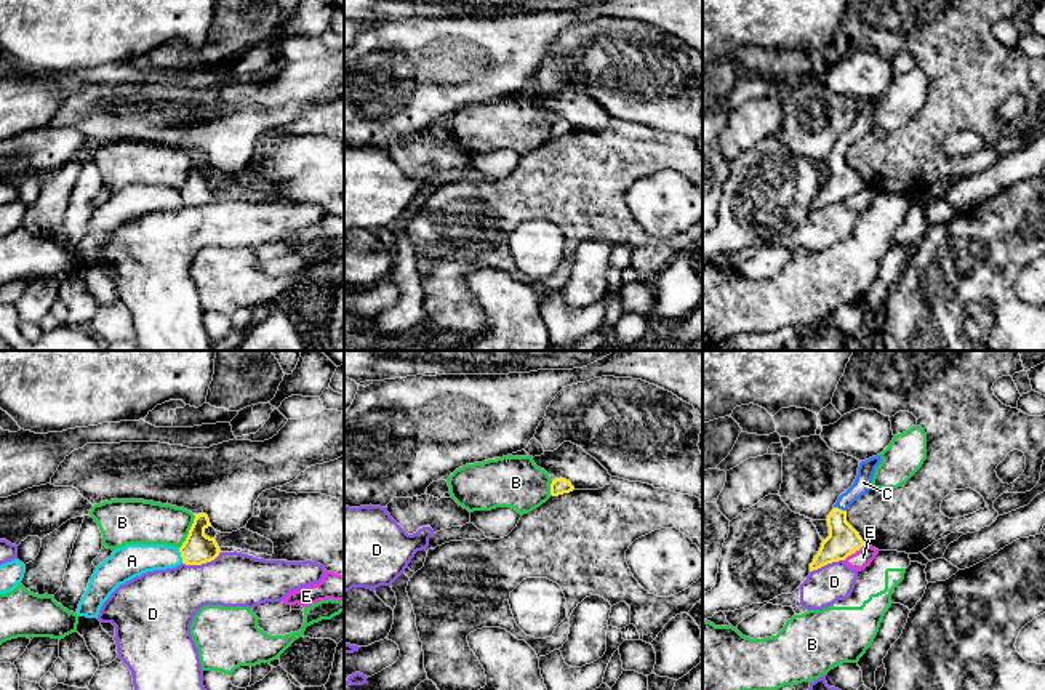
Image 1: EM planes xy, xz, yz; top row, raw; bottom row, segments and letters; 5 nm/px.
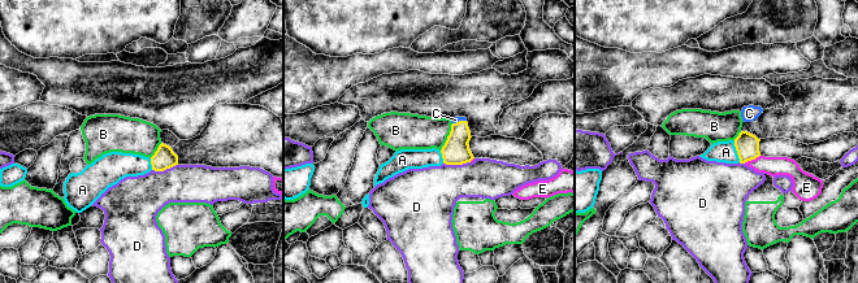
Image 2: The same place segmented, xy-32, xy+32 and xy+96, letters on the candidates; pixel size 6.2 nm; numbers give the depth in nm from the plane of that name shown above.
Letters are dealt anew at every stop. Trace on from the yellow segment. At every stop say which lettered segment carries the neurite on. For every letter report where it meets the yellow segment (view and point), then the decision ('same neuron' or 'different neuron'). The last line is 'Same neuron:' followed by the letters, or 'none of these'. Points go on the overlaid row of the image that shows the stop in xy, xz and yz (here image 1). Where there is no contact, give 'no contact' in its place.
A: meets yellow in xy at (181, 556); different neuron
B: meets yellow in xy at (189, 532); different neuron
C: meets yellow in yz at (840, 509); same neuron
D: meets yellow in xy at (202, 562); different neuron
E: meets yellow in yz at (853, 553); different neuron
Same neuron: C

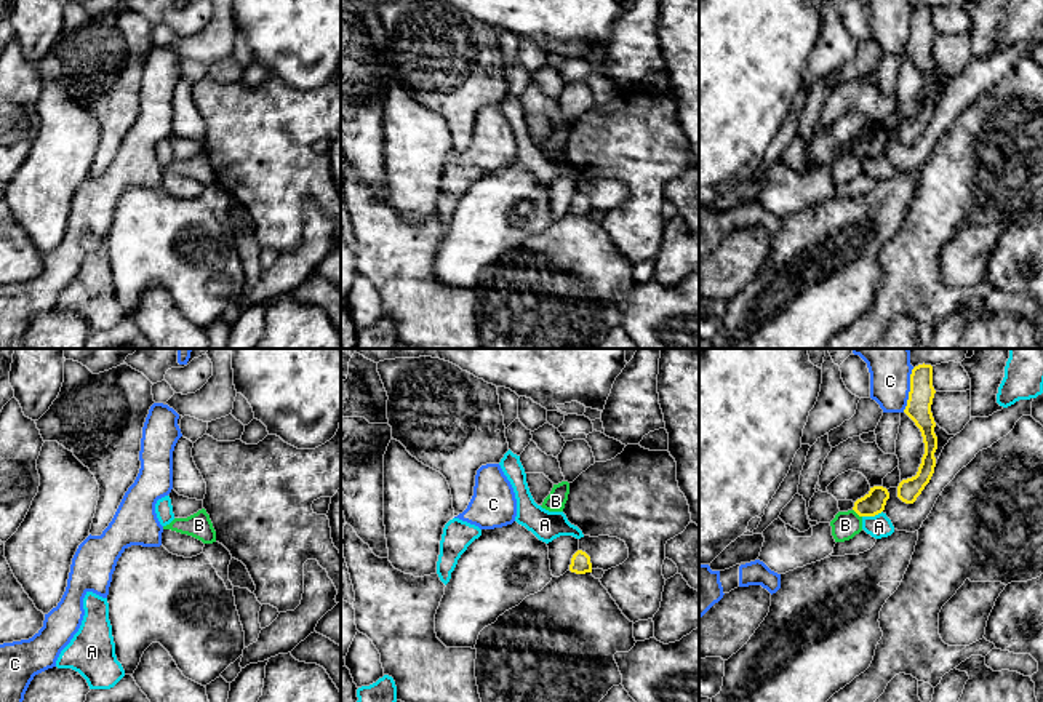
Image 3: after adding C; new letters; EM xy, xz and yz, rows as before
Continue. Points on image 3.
A: meets yellow in yz at (872, 515); different neuron
B: meets yellow in yz at (858, 514); different neuron
C: meets yellow in yz at (911, 390); different neuron
Same neuron: none of these

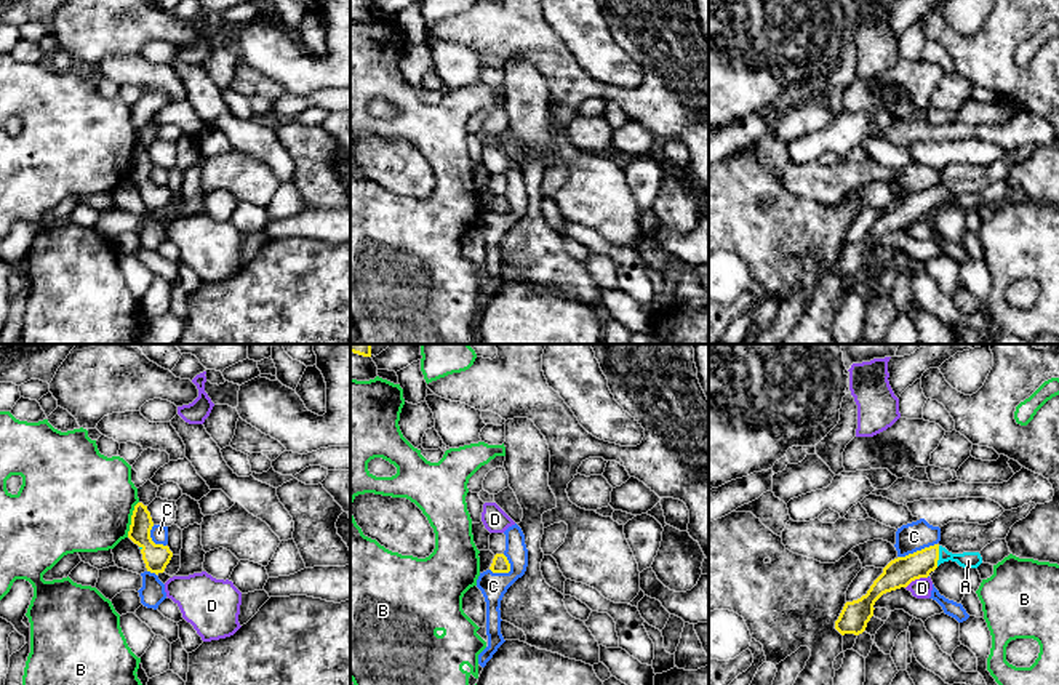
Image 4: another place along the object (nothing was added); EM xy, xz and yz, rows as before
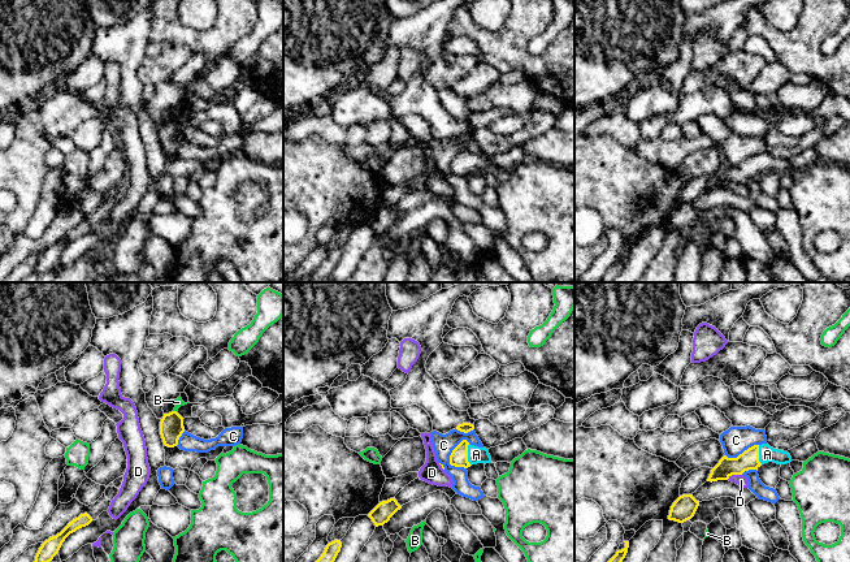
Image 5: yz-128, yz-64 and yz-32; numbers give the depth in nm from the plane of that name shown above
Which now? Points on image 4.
A: meets yellow in yz at (938, 556); same neuron
B: meets yellow in xy at (131, 519); different neuron
C: meets yellow in yz at (917, 551); different neuron
D: meets yellow in yz at (915, 578); different neuron
Same neuron: A

